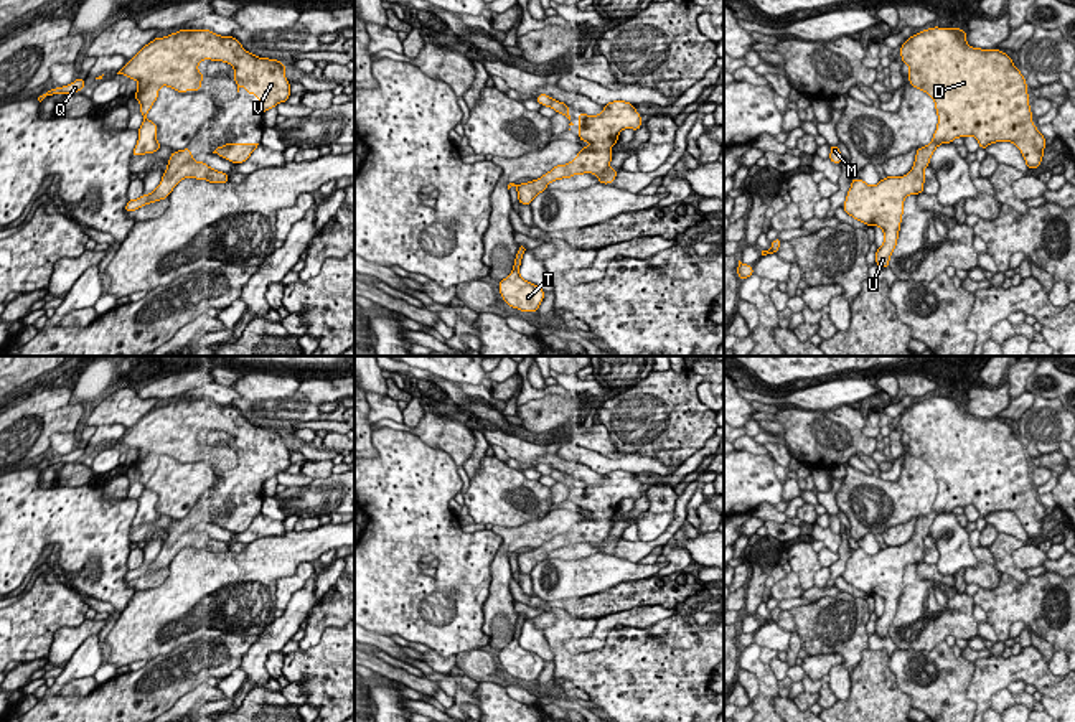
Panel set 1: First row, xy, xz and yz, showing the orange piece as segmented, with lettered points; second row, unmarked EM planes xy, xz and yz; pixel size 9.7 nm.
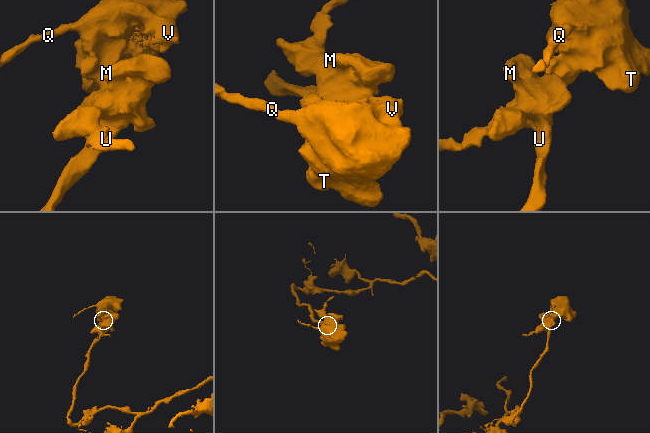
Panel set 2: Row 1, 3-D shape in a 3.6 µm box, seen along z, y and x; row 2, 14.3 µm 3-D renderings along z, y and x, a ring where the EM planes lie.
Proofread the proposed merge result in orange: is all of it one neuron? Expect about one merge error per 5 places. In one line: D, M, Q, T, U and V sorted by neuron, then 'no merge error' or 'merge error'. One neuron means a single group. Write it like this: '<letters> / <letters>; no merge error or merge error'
D M Q T U V; no merge error

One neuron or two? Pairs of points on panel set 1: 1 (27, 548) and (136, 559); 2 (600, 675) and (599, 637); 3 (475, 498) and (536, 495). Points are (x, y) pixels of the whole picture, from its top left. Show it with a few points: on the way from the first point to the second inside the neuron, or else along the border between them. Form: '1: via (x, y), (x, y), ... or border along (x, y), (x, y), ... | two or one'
1: border along (131, 549), (127, 567) | two
2: border along (614, 627), (600, 648), (569, 653), (563, 646) | two
3: via (490, 498), (521, 498) | one

